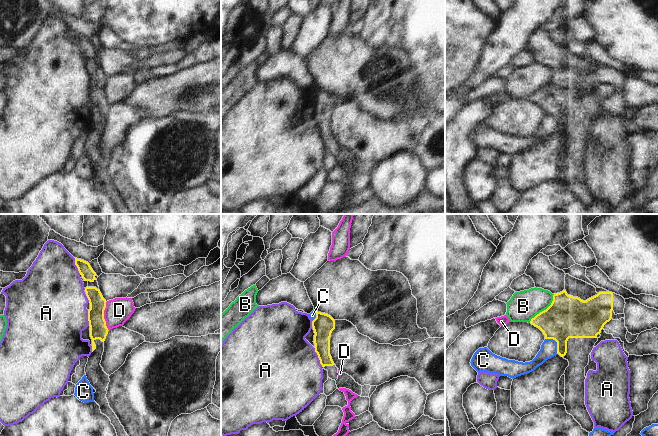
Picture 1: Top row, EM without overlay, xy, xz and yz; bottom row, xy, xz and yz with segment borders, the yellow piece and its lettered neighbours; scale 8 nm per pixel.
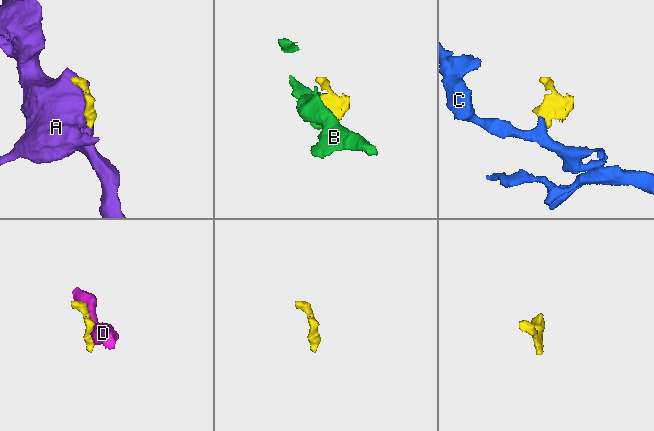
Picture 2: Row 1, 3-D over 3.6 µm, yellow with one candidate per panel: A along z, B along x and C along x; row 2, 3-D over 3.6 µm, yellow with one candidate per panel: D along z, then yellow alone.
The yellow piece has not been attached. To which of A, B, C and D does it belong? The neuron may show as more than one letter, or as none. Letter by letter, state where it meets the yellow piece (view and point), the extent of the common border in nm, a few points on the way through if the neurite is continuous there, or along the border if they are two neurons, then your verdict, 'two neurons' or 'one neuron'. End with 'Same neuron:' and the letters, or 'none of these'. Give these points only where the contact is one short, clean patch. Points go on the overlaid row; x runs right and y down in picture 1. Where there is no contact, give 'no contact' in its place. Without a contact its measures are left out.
A: xz (318, 357) | 170 nm | two neurons
B: yz (544, 310) | 300 nm | along yz (554, 294), (552, 302), (545, 309), (537, 313), (529, 322) | two neurons
C: yz (556, 341) | 160 nm | along yz (545, 338), (551, 338), (556, 342), (557, 352) | two neurons
D: xy (103, 316) | 240 nm | two neurons
Same neuron: none of these

